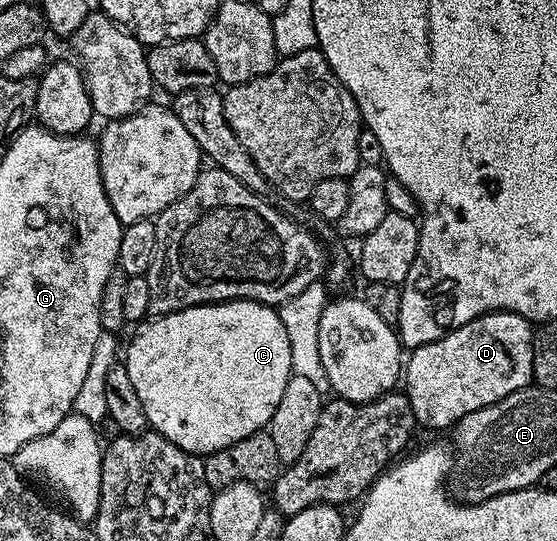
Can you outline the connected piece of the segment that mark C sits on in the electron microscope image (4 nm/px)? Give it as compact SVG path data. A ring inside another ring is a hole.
M230 299L227 303L205 303L202 307L188 307L175 313L167 313L156 317L149 317L136 328L129 348L124 348L123 362L131 382L135 385L135 393L139 393L139 401L143 405L143 413L147 413L149 427L157 434L167 437L179 449L192 455L206 456L219 449L227 449L235 445L235 441L243 441L243 437L251 437L251 433L266 430L283 398L283 389L287 389L287 381L293 374L291 365L291 341L287 341L287 329L283 329L280 314L270 304L256 303L250 299Z

